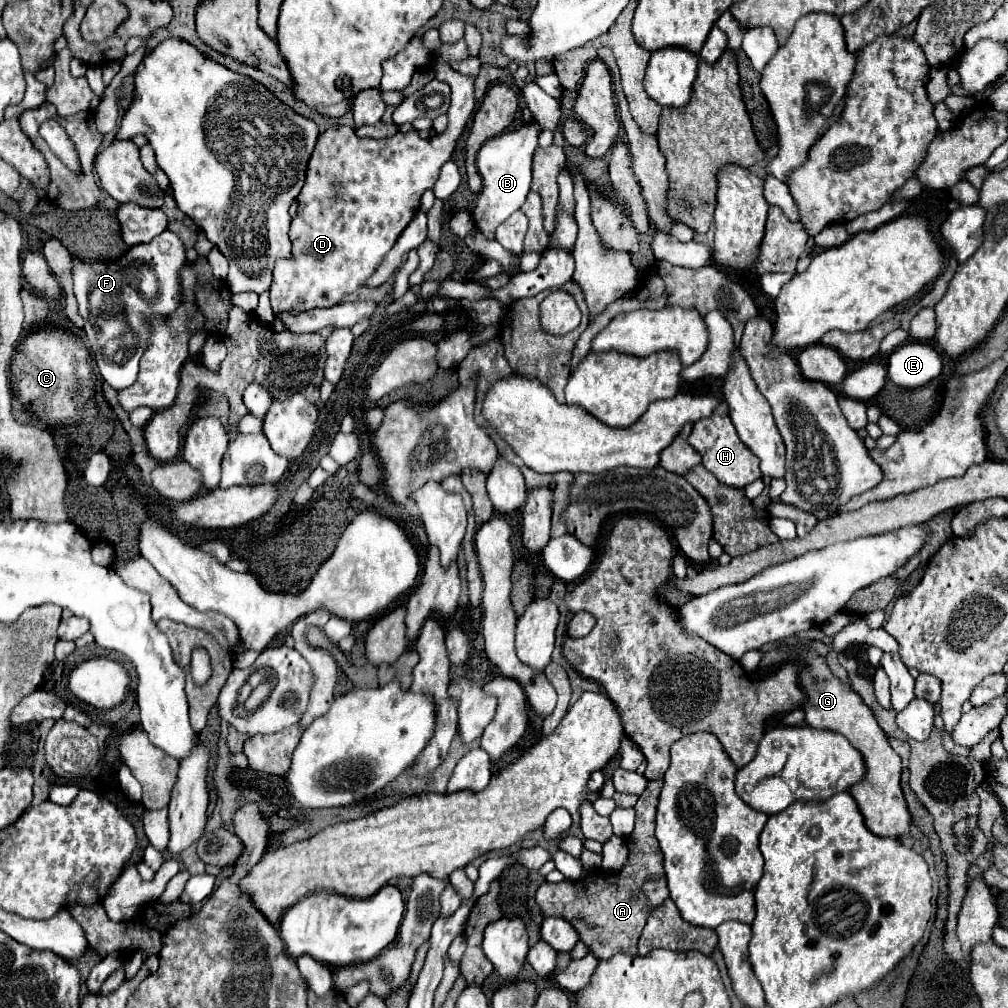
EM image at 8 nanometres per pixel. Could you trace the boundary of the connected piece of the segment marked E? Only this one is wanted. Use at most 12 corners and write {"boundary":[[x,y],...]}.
{"boundary":[[908,341],[888,361],[888,379],[924,387],[942,373],[942,353]]}

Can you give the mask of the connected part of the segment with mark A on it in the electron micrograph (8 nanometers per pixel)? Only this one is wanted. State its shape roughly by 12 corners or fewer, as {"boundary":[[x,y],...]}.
{"boundary":[[662,779],[636,803],[620,873],[542,883],[542,917],[564,917],[600,959],[638,955],[670,897],[654,835]]}

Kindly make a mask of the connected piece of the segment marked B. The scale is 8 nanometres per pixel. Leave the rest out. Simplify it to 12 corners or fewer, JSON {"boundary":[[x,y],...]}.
{"boundary":[[540,127],[486,141],[472,217],[488,241],[530,191]]}

